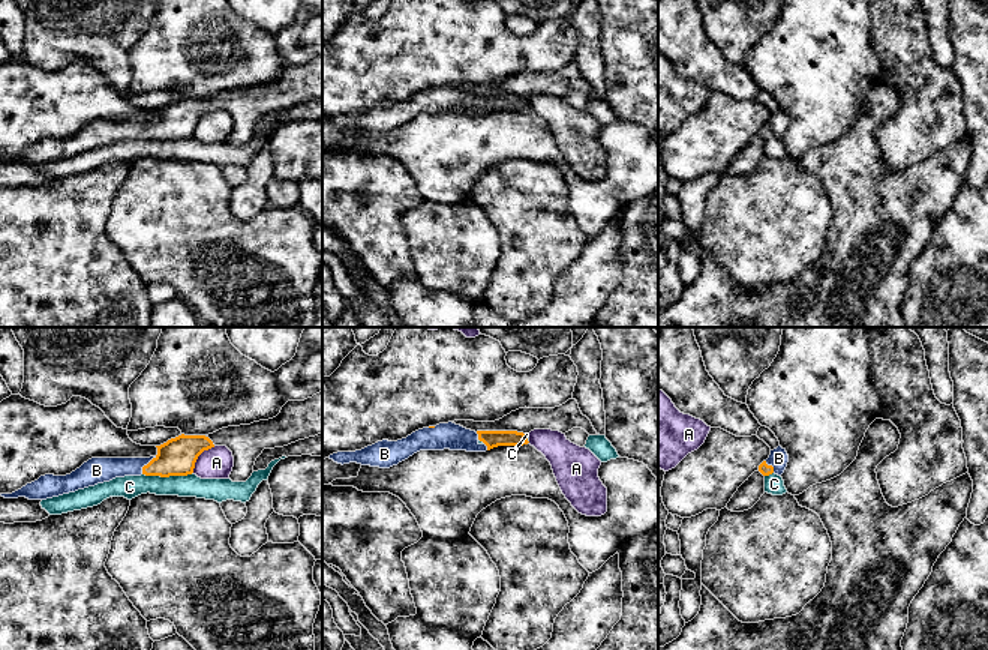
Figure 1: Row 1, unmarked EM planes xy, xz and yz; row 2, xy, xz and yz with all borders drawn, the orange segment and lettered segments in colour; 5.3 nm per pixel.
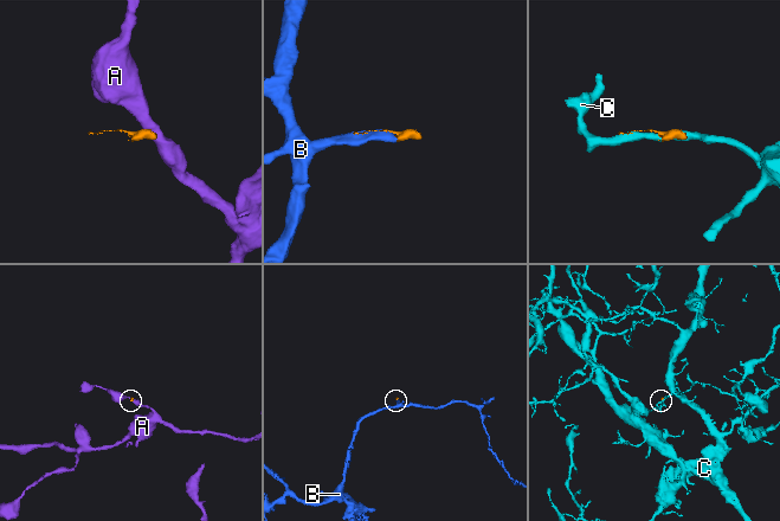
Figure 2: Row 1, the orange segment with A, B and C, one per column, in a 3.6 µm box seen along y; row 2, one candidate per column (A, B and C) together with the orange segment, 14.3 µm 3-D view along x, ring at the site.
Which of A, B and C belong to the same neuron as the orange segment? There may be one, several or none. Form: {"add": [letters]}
{"add": ["B"]}

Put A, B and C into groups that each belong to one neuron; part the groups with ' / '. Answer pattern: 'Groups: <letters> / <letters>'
Groups: A / B / C

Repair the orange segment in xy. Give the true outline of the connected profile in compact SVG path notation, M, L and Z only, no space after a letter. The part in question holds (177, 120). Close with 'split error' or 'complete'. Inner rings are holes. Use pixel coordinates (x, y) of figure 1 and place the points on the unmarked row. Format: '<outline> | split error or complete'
M322 56L304 65L288 65L280 77L268 84L250 89L222 92L208 99L178 99L166 107L156 110L157 119L150 122L91 122L79 132L66 140L45 138L27 147L12 158L0 158L4 162L25 161L28 164L46 164L63 158L75 156L97 147L109 146L124 140L187 140L193 137L198 120L214 110L226 110L234 120L234 131L229 138L232 146L246 146L252 137L256 122L264 113L283 111L298 104L315 101L322 96Z | split error

